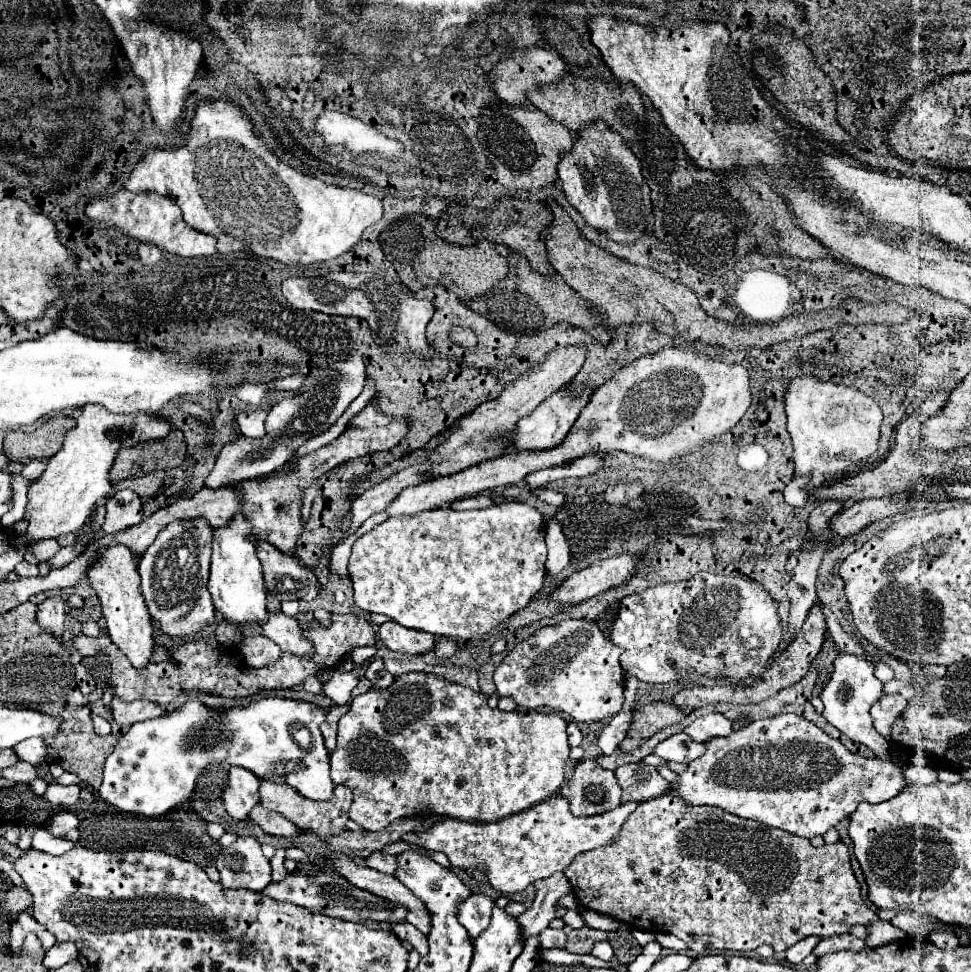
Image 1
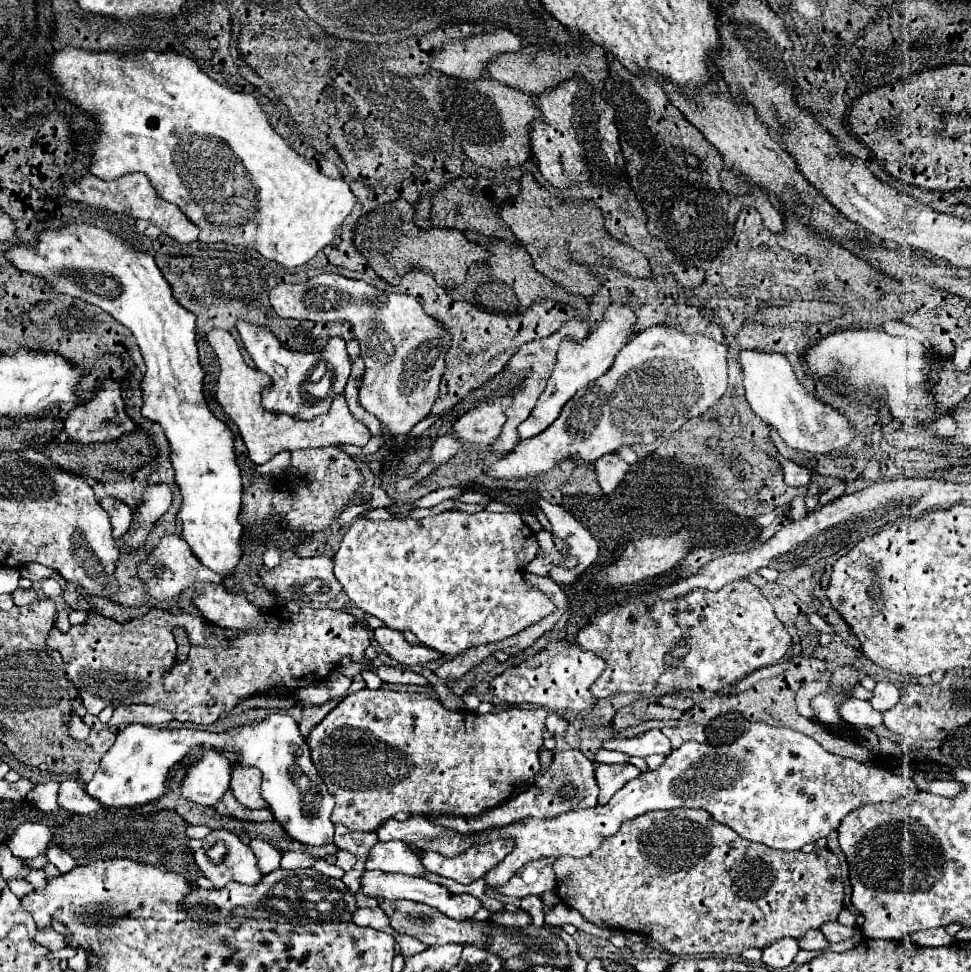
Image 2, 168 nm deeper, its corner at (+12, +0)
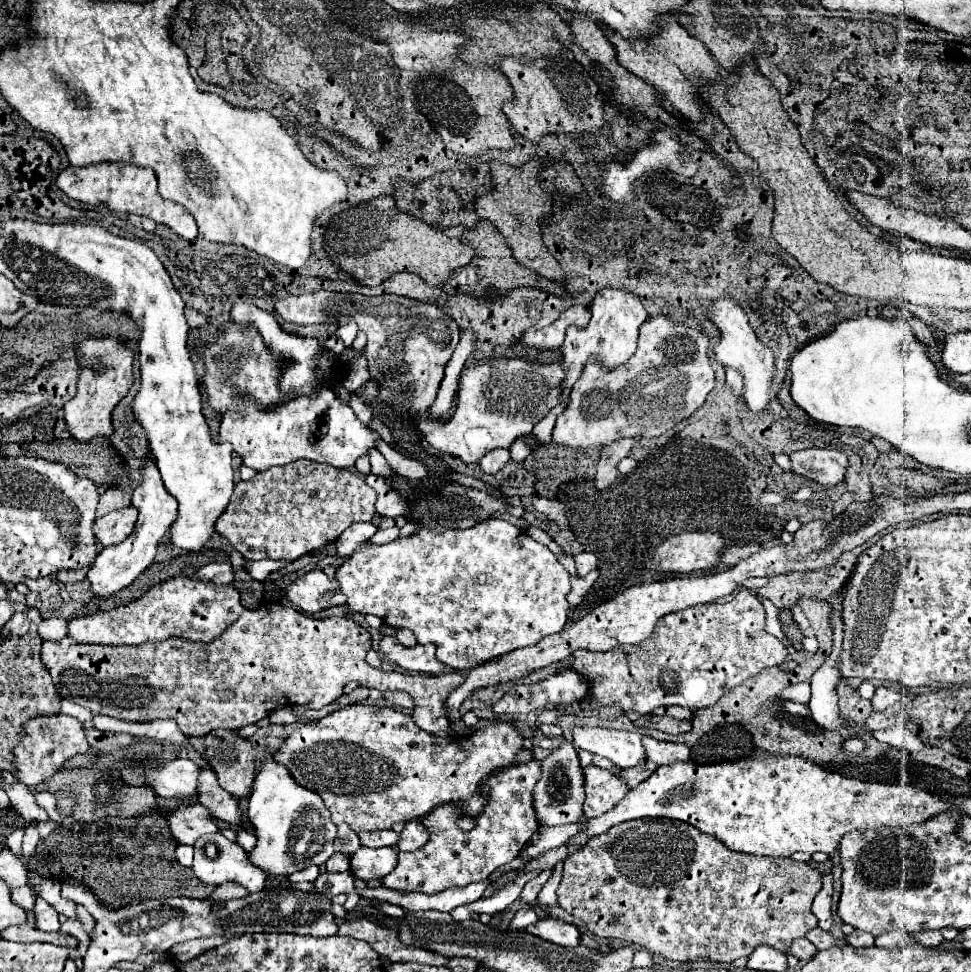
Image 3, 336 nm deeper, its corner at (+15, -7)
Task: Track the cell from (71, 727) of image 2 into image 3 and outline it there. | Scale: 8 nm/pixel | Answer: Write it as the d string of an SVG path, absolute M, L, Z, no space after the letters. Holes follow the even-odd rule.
M50 715L50 717L36 717L28 723L24 723L26 737L22 743L16 747L16 761L18 761L18 771L14 777L24 783L24 785L38 785L44 779L50 779L56 771L60 769L62 763L78 753L88 751L88 741L84 735L84 727L78 719L68 717L68 715Z

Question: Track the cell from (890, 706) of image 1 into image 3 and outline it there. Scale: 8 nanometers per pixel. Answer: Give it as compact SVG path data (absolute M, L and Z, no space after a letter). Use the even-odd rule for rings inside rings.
M876 687L876 693L872 697L874 711L884 711L888 707L894 707L900 701L900 693L888 687Z

